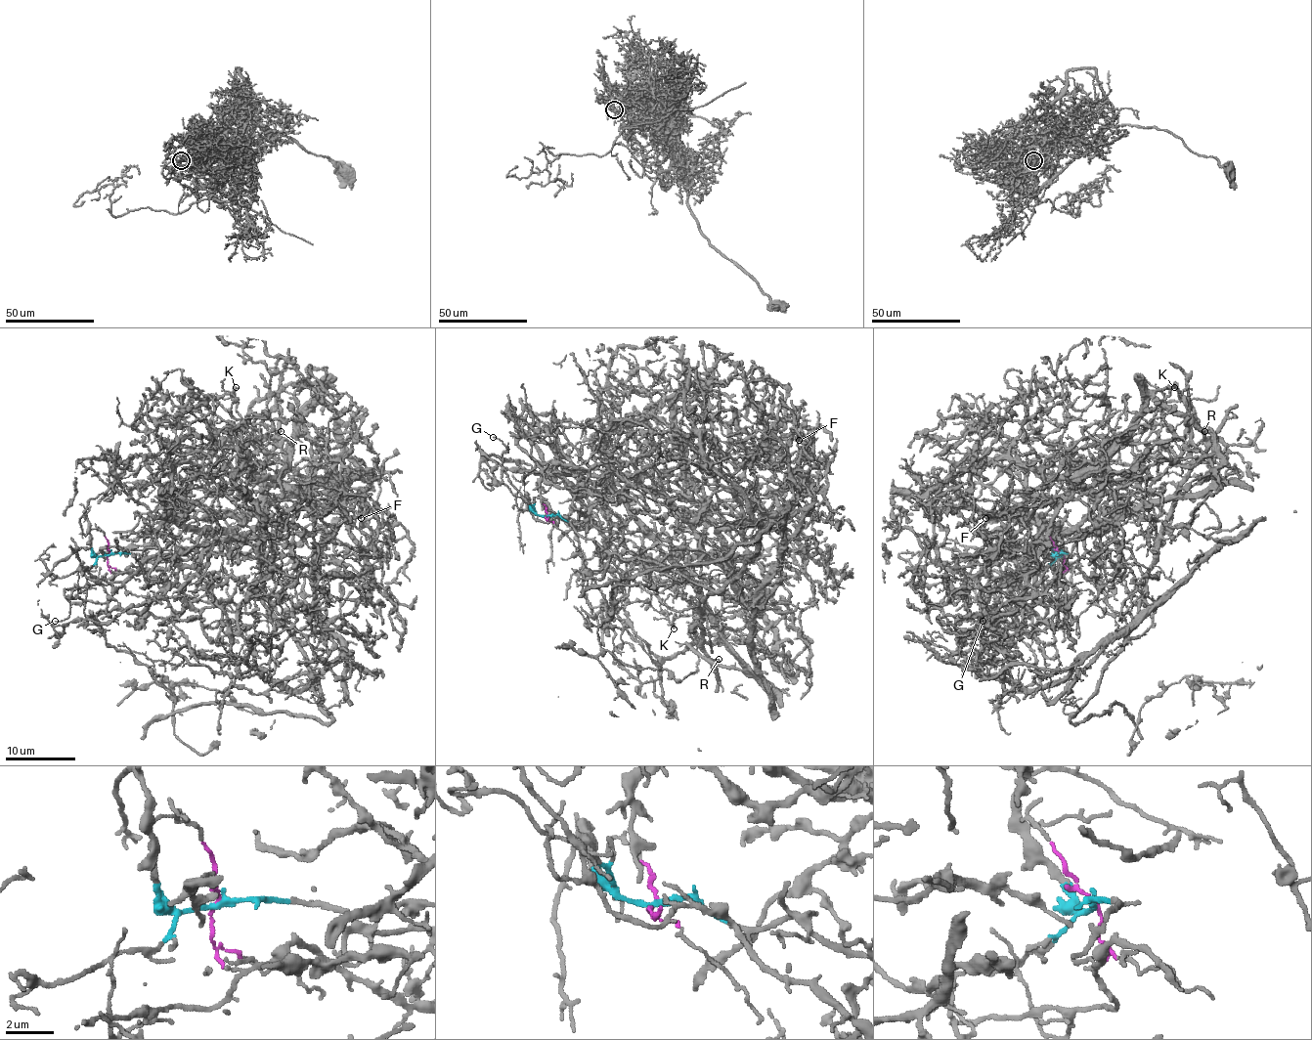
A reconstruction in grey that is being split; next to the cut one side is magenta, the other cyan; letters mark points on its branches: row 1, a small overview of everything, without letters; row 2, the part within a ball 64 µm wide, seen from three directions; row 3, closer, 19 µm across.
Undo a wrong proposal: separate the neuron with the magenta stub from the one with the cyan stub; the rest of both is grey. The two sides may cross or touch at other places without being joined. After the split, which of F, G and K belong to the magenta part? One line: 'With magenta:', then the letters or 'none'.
With magenta: G, K

